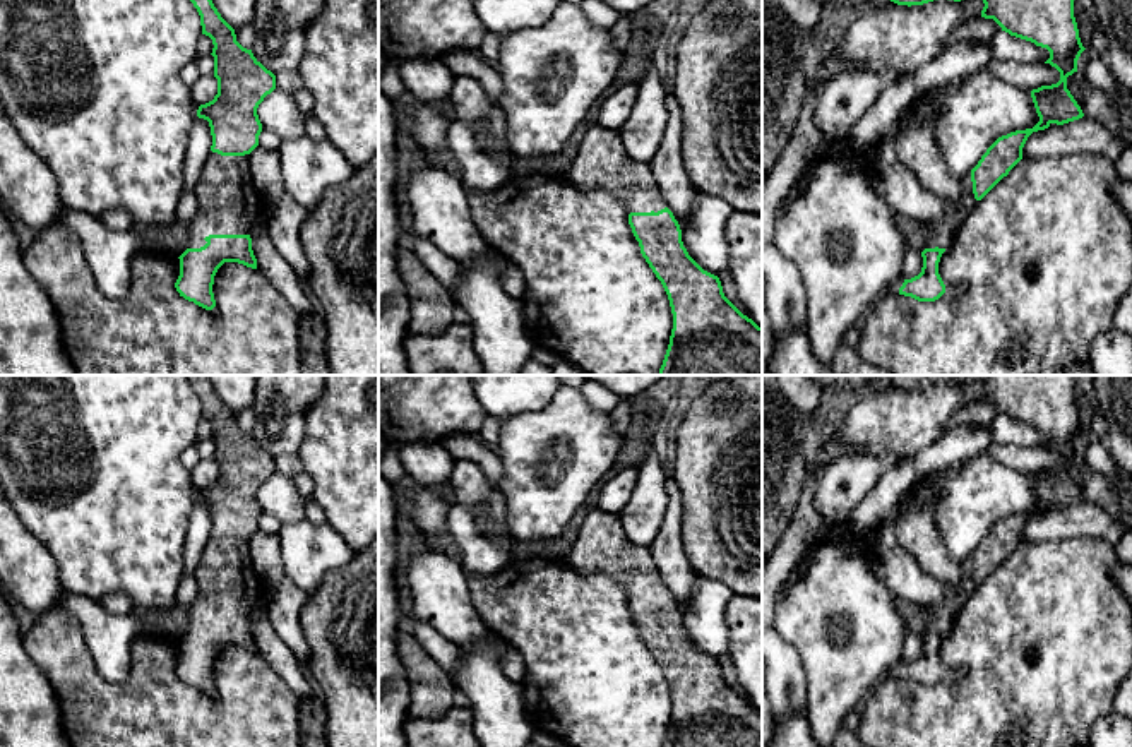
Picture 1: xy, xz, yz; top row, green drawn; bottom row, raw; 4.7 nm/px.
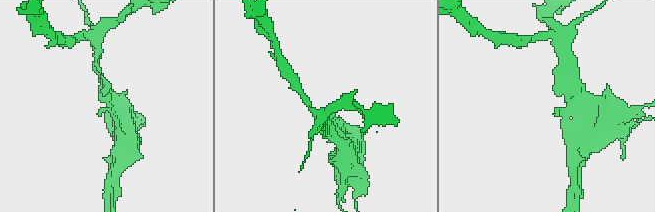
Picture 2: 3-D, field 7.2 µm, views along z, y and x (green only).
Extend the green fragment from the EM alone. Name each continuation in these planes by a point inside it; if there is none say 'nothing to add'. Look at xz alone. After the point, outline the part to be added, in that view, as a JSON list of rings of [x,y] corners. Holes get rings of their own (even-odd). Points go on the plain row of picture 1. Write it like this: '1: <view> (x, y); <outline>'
1: xz (601, 547); [[[598,507],[582,521],[565,562],[584,576],[611,576],[623,586],[627,601],[630,596],[658,596],[668,591],[651,550],[629,540],[618,514]]]

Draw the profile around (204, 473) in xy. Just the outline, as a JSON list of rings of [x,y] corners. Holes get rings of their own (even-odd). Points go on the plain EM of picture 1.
[[[200,459],[190,476],[199,490],[206,488],[217,478],[217,463],[214,459]]]

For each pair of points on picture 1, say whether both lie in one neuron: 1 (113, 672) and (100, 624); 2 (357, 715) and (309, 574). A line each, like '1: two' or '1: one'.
1: one
2: two

